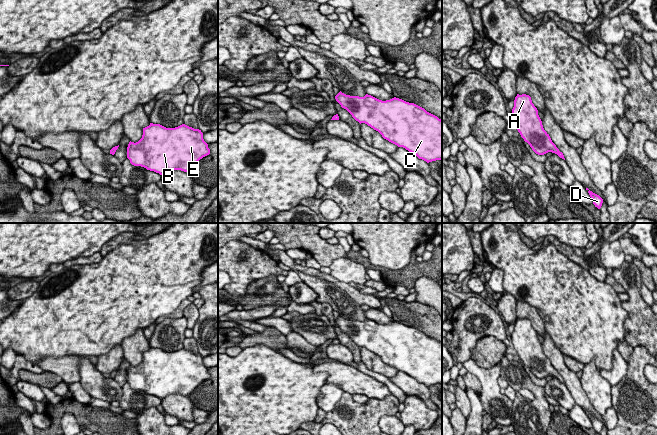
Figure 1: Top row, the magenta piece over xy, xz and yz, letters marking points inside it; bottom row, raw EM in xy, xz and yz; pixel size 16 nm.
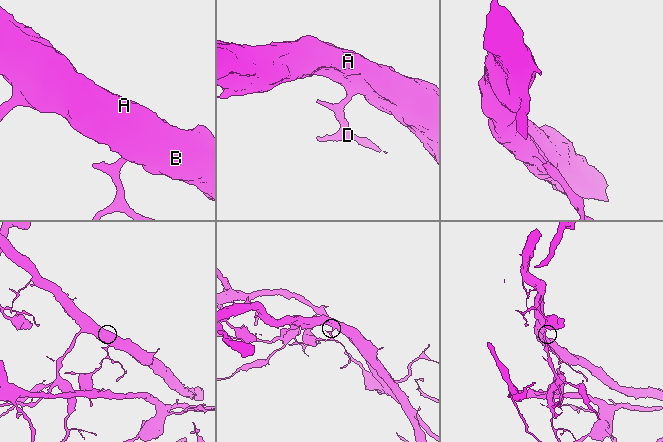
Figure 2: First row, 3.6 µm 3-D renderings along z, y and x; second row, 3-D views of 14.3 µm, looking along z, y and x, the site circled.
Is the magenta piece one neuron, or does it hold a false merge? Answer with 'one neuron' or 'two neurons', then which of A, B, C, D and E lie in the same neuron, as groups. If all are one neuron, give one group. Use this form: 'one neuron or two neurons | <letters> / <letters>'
two neurons | A B C E / D

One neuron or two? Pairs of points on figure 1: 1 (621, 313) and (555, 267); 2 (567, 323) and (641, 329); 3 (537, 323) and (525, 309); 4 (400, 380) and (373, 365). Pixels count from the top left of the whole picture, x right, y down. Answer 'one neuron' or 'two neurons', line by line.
1: one neuron
2: two neurons
3: one neuron
4: two neurons

